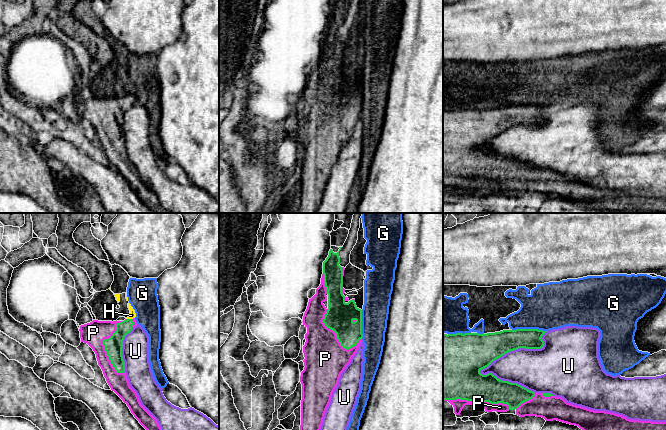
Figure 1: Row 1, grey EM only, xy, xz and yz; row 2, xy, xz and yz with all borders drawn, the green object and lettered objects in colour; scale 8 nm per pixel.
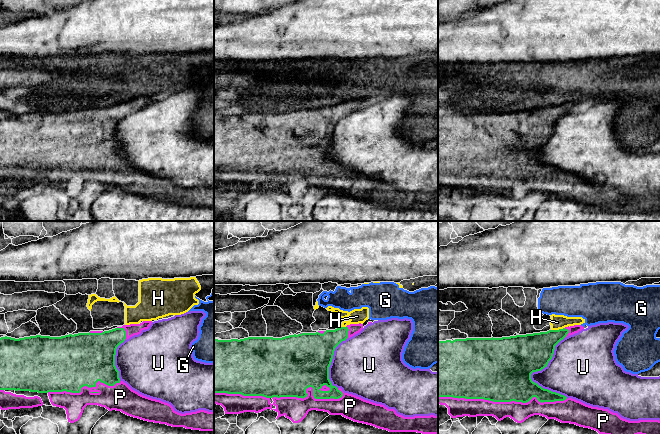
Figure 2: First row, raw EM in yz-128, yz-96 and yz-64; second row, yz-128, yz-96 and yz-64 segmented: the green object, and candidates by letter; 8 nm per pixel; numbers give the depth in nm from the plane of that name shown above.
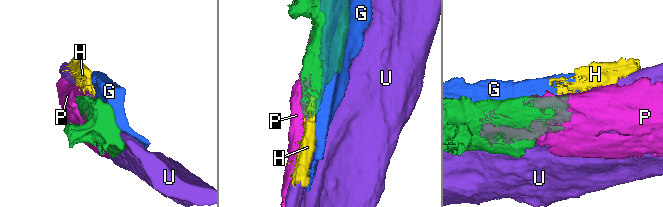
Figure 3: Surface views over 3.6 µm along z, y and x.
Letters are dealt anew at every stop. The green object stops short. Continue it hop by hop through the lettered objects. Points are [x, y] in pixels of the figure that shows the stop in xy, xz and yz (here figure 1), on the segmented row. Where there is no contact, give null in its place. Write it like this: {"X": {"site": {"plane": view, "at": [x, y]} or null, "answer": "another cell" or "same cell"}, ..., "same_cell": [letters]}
{"G": {"site": {"plane": "yz", "at": [529, 329]}, "answer": "another cell"}, "H": {"site": {"plane": "xy", "at": [129, 319]}, "answer": "another cell"}, "P": {"site": {"plane": "yz", "at": [478, 400]}, "answer": "same cell"}, "U": {"site": {"plane": "yz", "at": [518, 348]}, "answer": "another cell"}, "same_cell": ["P"]}

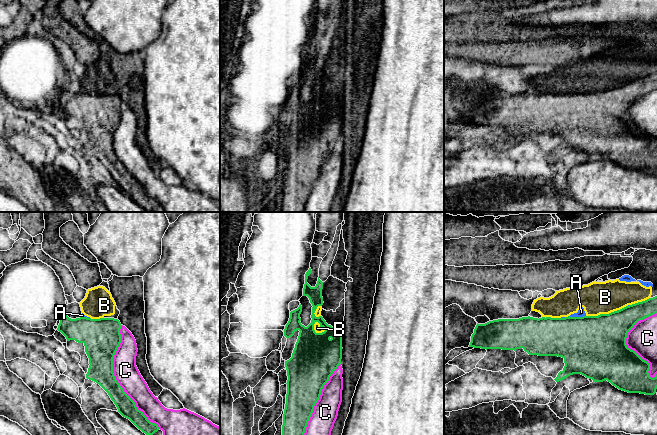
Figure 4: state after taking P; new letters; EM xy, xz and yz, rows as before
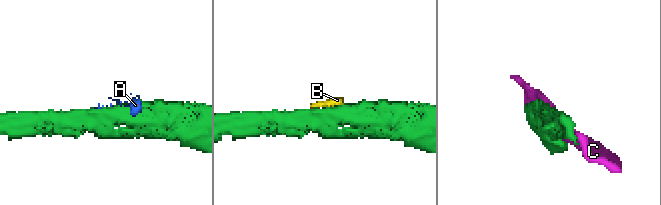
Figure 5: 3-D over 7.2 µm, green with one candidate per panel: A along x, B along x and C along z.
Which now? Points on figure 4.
{"A": {"site": {"plane": "yz", "at": [577, 317]}, "answer": "another cell"}, "B": {"site": {"plane": "xz", "at": [320, 325]}, "answer": "another cell"}, "C": {"site": {"plane": "xy", "at": [115, 379]}, "answer": "another cell"}, "same_cell": []}

